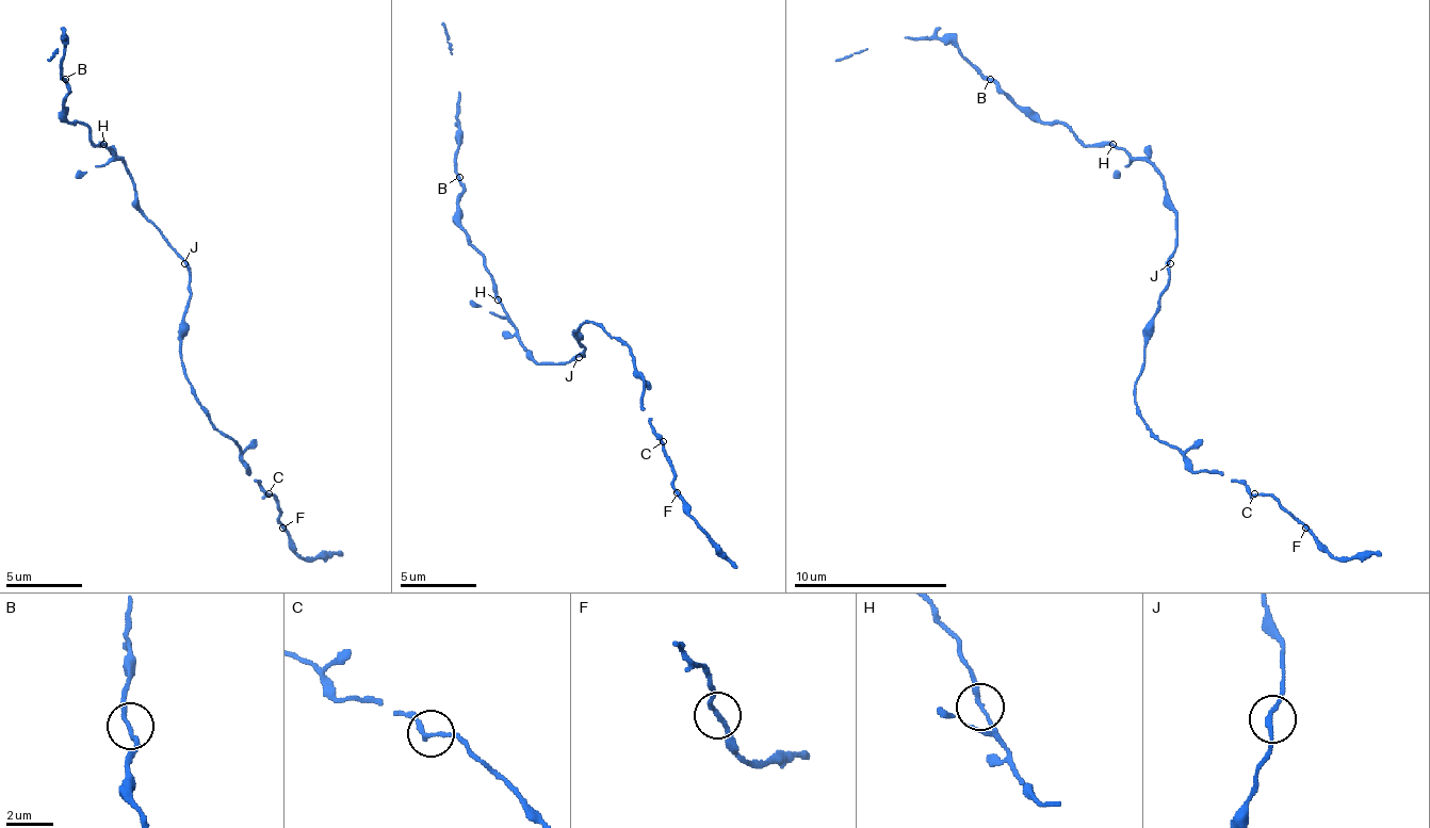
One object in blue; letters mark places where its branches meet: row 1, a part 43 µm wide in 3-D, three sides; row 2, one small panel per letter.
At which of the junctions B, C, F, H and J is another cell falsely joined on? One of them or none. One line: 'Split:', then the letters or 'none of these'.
Split: none of these

